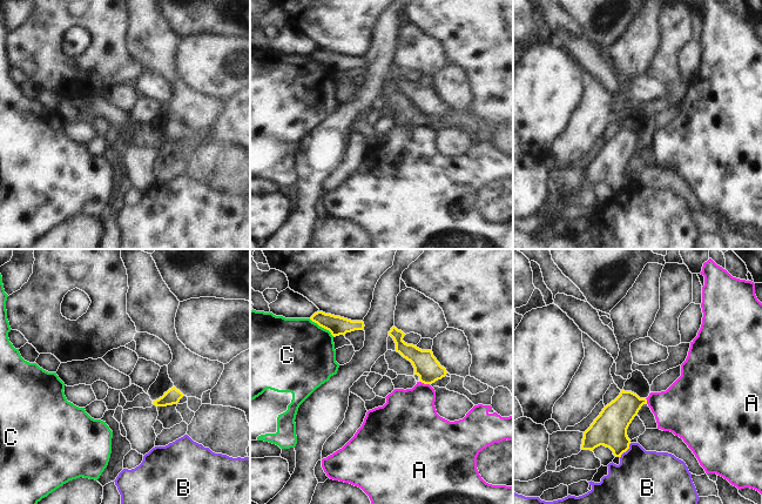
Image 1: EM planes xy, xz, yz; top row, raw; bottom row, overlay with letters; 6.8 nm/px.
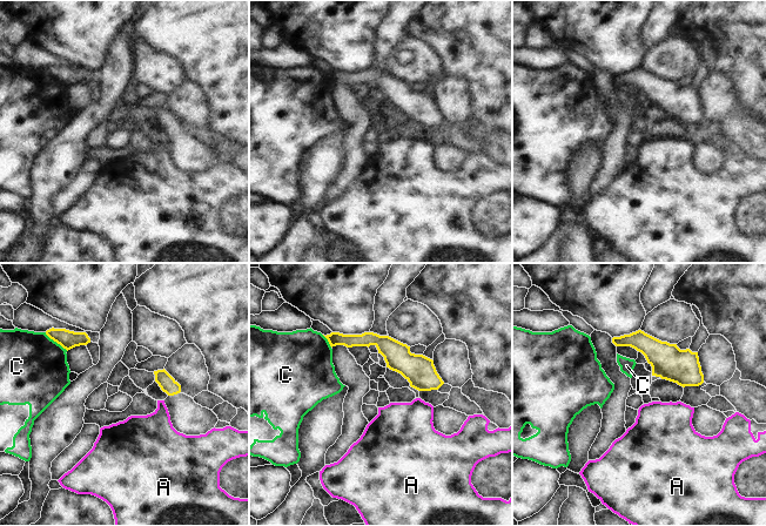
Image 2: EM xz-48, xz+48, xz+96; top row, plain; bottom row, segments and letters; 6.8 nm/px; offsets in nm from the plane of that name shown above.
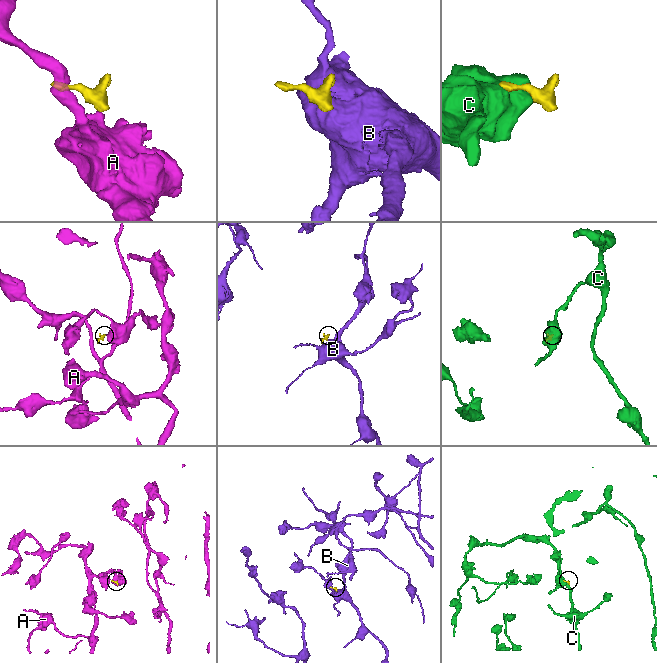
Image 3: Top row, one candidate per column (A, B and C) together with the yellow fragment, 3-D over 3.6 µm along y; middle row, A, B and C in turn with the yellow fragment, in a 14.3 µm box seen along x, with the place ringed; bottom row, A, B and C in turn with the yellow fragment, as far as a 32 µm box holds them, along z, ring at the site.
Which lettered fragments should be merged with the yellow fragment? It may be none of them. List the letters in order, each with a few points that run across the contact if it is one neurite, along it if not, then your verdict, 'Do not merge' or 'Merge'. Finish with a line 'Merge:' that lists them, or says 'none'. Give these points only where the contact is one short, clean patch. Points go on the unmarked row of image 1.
A: Line: xz (420, 118), (429, 121). Do not merge
B: Do not merge
C: Line: xz (309, 55), (325, 65), (334, 73). Do not merge
Merge: none.

